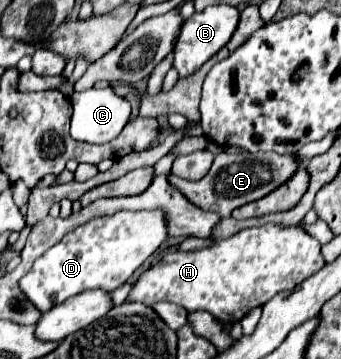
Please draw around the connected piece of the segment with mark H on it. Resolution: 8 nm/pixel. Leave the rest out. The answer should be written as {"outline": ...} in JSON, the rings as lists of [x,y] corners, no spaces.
{"outline":[[[267,224],[259,228],[245,228],[231,238],[217,238],[207,248],[193,250],[193,252],[169,252],[165,254],[159,264],[151,266],[137,284],[133,286],[129,294],[129,302],[141,302],[141,304],[155,304],[159,300],[167,300],[173,304],[183,306],[187,312],[195,310],[207,310],[223,324],[235,324],[247,316],[253,308],[263,306],[269,302],[275,294],[293,290],[297,284],[301,284],[305,278],[315,274],[325,266],[325,260],[321,256],[321,244],[313,236],[309,236],[299,226],[279,226],[279,224]]]}

